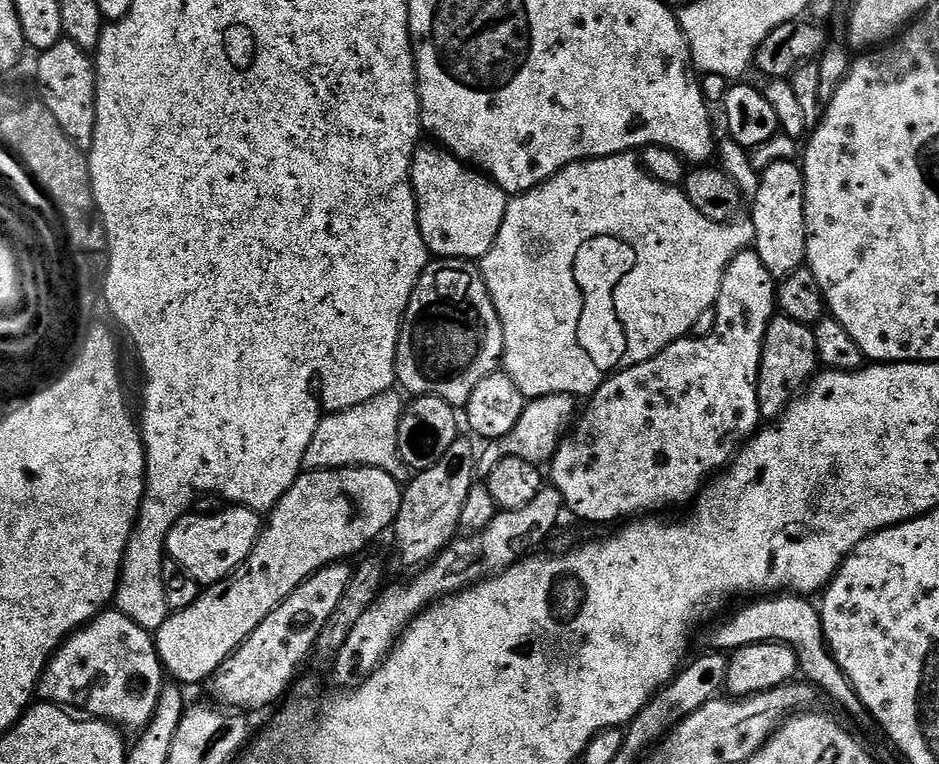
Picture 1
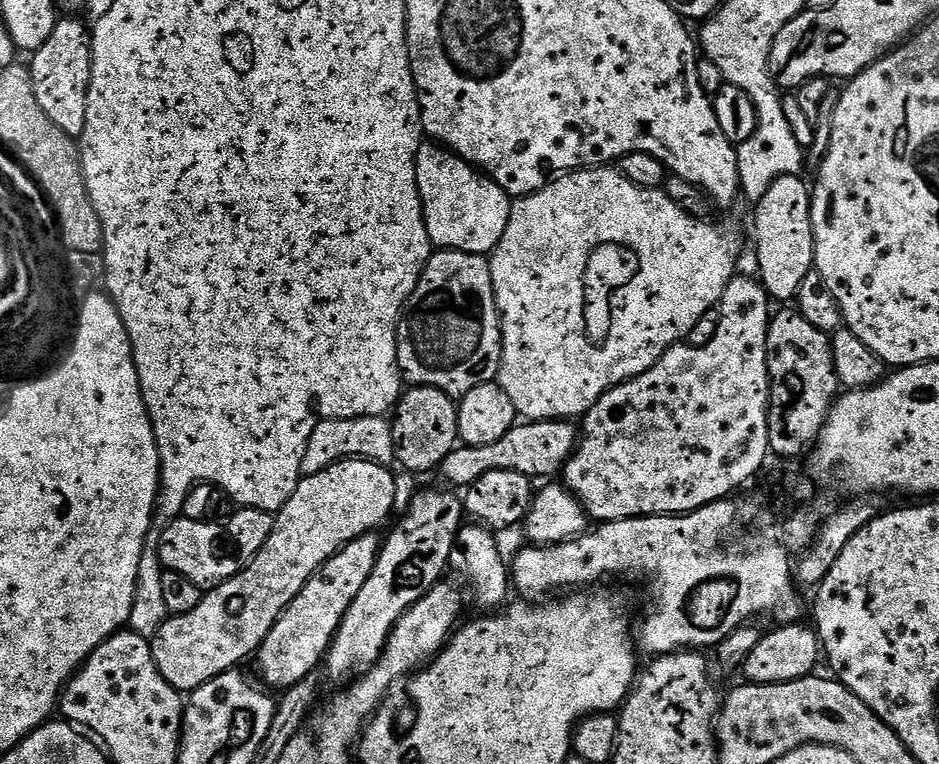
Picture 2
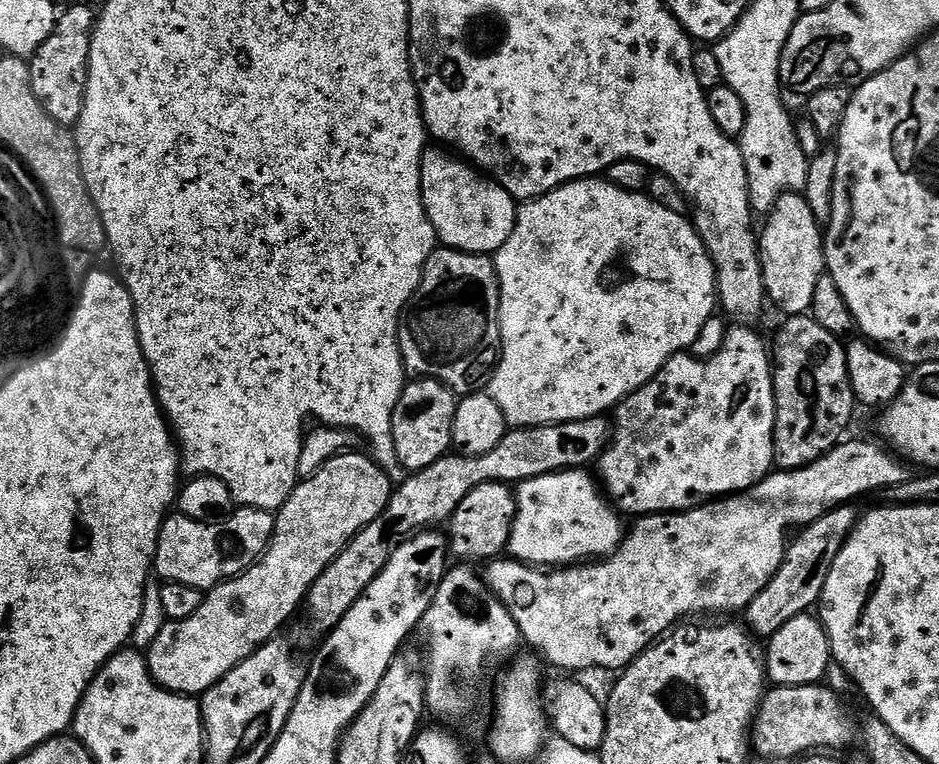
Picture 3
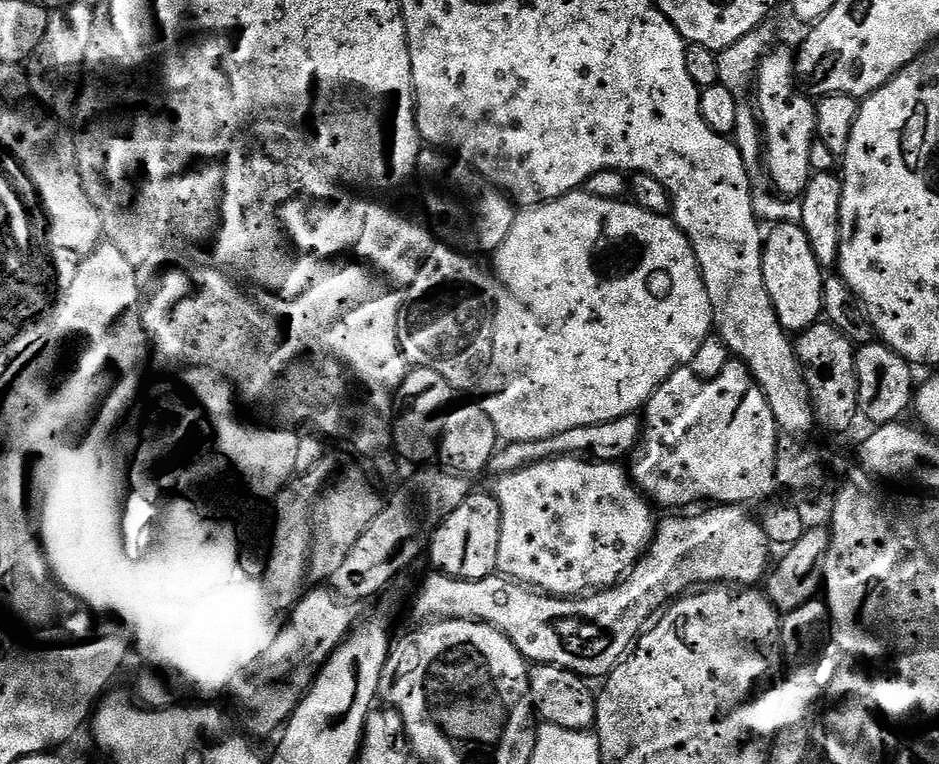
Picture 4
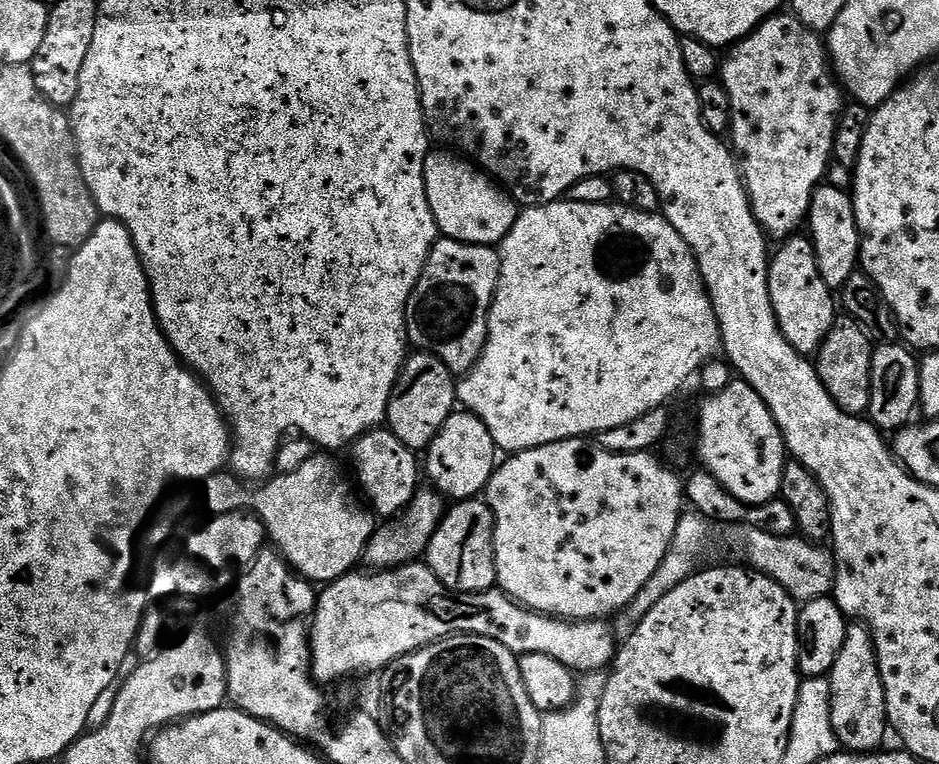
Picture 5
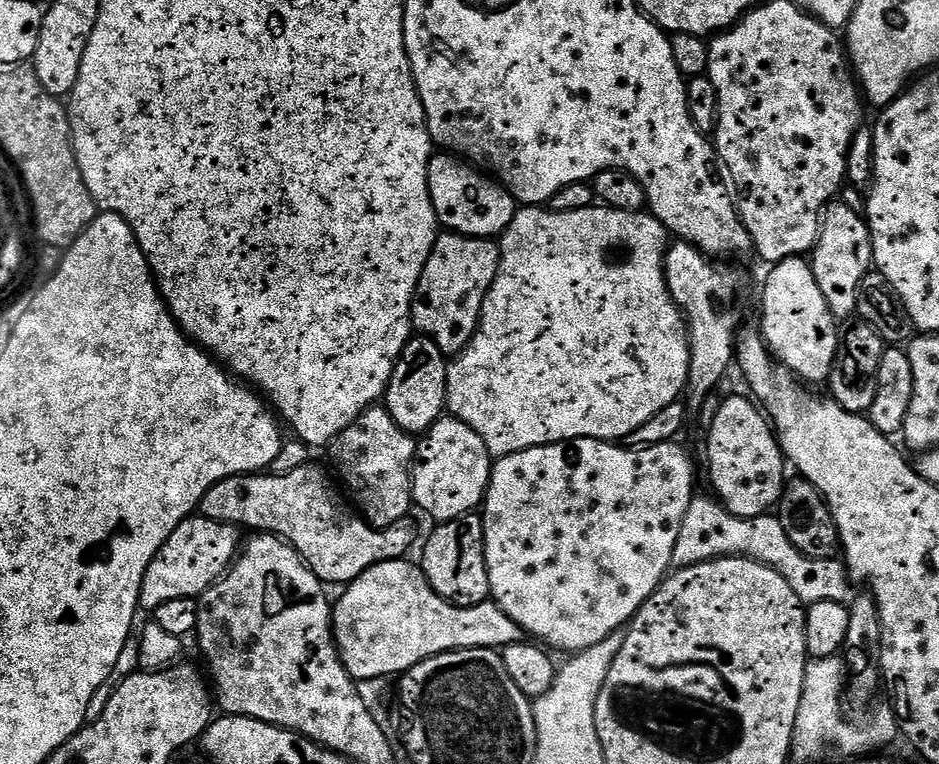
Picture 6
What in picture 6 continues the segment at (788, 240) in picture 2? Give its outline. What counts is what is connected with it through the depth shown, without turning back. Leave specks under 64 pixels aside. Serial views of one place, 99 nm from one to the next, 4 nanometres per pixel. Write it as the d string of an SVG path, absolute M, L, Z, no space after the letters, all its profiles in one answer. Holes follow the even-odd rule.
M791 256L767 269L764 293L760 296L759 331L772 355L791 370L805 385L823 385L832 373L841 329L814 278L811 263L805 257Z

